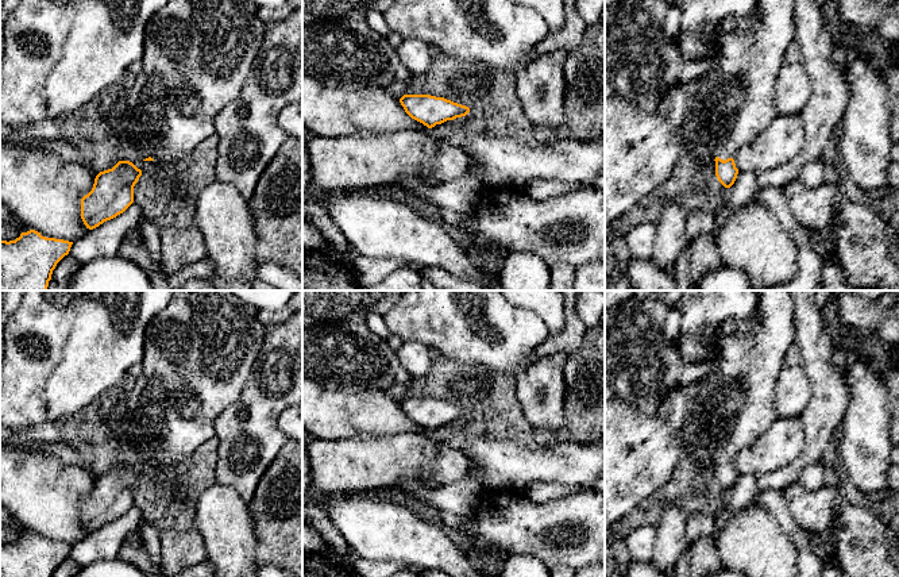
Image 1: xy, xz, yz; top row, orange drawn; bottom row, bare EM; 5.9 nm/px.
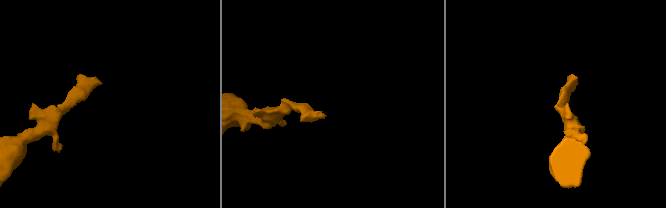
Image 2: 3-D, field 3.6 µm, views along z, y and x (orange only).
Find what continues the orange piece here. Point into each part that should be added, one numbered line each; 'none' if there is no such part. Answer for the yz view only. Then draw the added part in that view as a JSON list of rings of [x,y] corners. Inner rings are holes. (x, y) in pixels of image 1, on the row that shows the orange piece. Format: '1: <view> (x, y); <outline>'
1: yz (739, 91); [[[759,0],[759,18],[729,16],[717,31],[714,54],[702,58],[713,66],[695,78],[697,95],[707,111],[715,136],[715,157],[734,158],[734,154],[751,145],[776,118],[775,89],[778,73],[788,46],[795,41],[795,16],[792,0]]]

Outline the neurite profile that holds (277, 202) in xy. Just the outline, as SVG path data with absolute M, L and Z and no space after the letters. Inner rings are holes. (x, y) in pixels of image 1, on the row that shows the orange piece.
M288 136L248 200L256 261L292 270L302 280L302 142Z

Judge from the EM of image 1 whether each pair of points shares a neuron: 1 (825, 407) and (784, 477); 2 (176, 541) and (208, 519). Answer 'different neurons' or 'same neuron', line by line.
1: same neuron
2: different neurons

